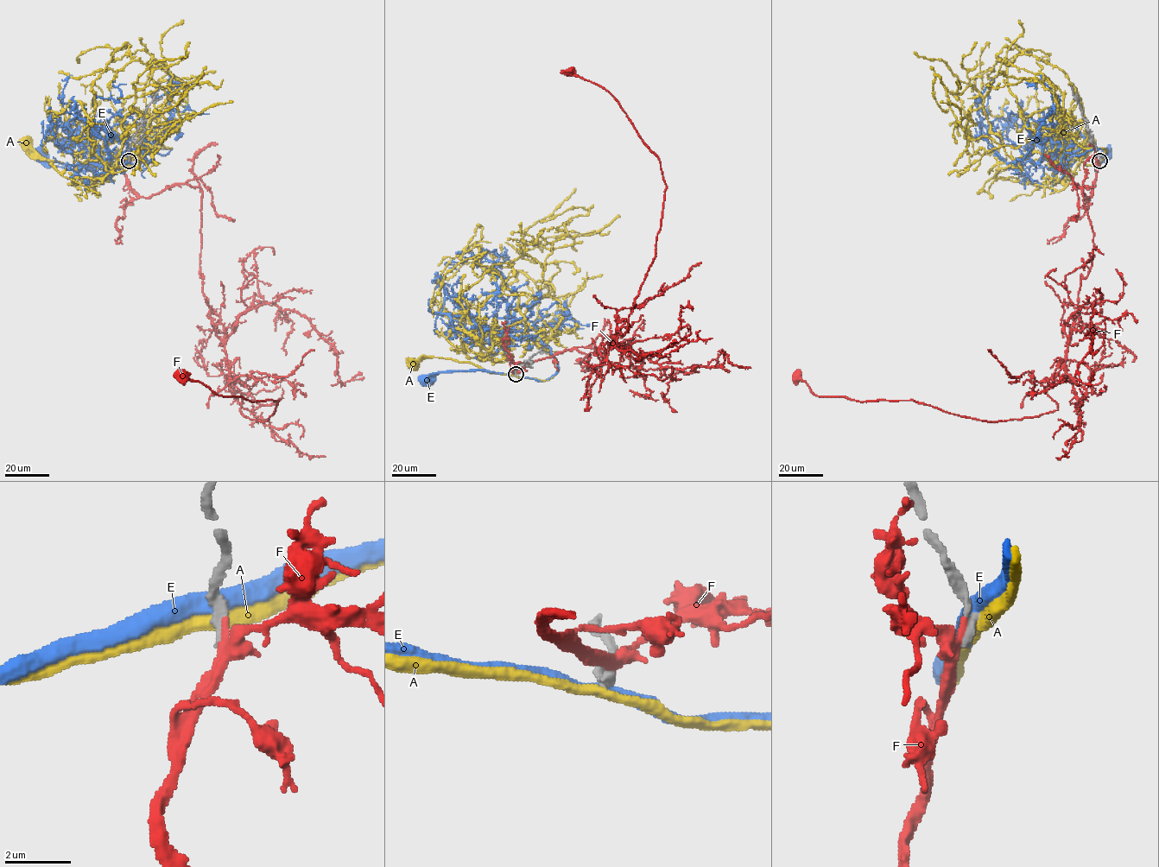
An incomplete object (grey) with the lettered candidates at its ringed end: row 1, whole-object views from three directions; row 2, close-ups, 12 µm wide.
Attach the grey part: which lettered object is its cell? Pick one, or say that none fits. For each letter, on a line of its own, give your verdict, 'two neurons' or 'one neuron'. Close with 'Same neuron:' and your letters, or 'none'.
A: two neurons
E: two neurons
F: one neuron
Same neuron: F

